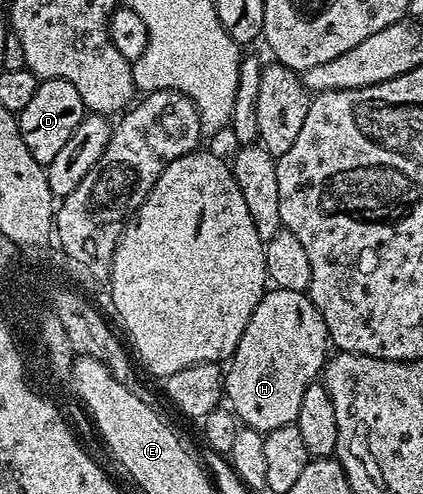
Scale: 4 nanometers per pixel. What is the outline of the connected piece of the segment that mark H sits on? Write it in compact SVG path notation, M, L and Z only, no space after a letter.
M267 289L256 304L244 328L244 336L240 336L240 344L234 349L224 370L224 398L229 409L234 411L235 418L243 427L259 432L297 423L300 396L304 396L311 382L321 375L328 361L326 349L331 349L331 346L330 333L320 312L312 304L309 293Z

